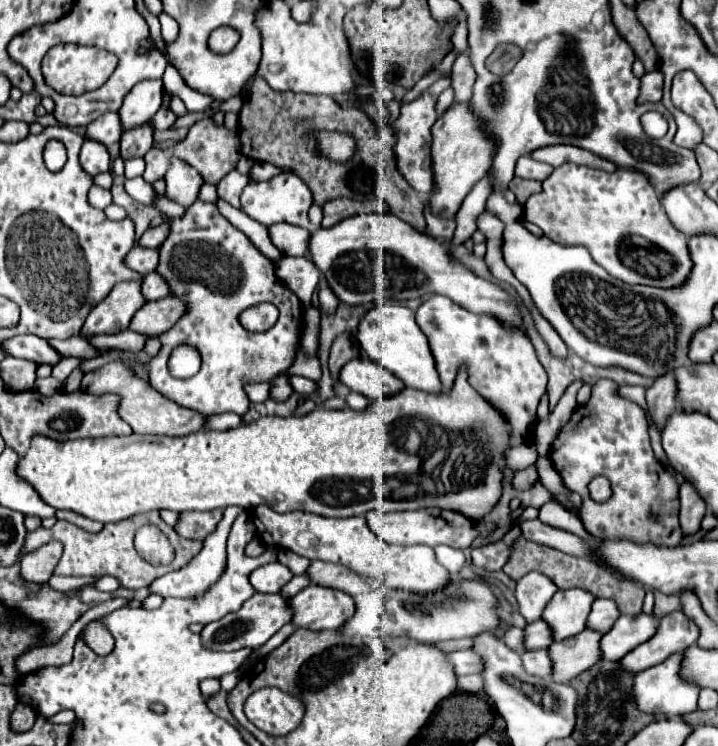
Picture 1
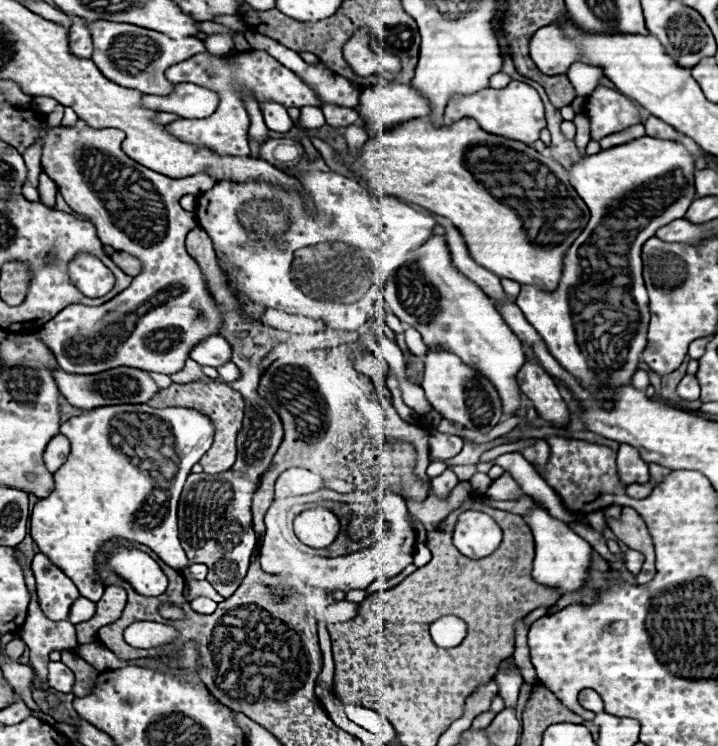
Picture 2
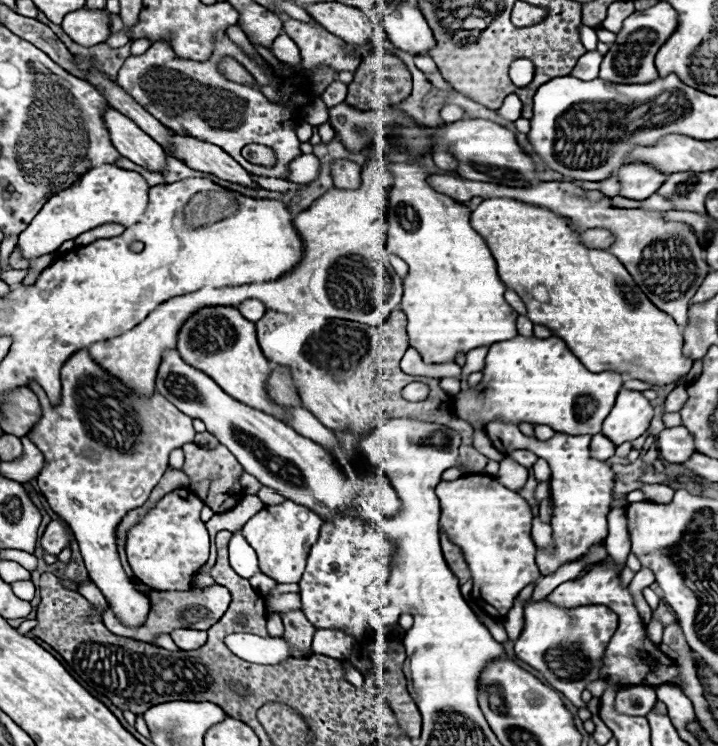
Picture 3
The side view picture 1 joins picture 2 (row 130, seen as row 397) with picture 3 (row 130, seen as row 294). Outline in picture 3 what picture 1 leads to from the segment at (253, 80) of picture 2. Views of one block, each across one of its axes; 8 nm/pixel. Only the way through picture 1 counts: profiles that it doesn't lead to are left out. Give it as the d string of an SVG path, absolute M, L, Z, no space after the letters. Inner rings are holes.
M286 20L284 34L288 34L298 44L300 62L296 66L290 66L286 62L280 62L280 66L272 66L266 60L262 66L246 56L240 46L236 46L224 32L220 32L214 42L214 52L206 62L176 58L170 44L166 40L160 40L158 44L152 44L142 56L128 56L118 72L116 82L166 128L172 128L174 132L180 132L184 136L198 136L198 140L218 144L250 174L282 178L288 172L288 162L302 154L300 140L296 138L296 128L302 124L302 108L310 106L310 100L314 96L308 86L308 74L318 68L332 68L336 74L344 70L356 72L362 62L362 58L354 54L360 50L356 44L342 42L318 24ZM222 56L236 58L260 86L274 84L278 100L272 102L256 88L248 88L244 84L222 78L222 74L216 70L216 64ZM246 144L264 144L272 148L272 152L276 154L276 164L266 168L246 162L240 156L240 150Z

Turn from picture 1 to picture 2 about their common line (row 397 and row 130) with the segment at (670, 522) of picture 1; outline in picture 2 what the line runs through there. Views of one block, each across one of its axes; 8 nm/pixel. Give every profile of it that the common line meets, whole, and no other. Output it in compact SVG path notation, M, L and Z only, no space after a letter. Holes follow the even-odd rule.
M598 86L586 98L584 114L590 116L590 136L594 140L640 124L640 114L636 106L626 96L606 86Z

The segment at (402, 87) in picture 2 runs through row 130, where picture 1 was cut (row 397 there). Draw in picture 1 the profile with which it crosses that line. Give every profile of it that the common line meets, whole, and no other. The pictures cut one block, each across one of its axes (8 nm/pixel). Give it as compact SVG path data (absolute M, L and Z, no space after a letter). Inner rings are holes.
M354 358L346 362L338 372L338 380L370 400L392 396L404 388L402 380L392 376L386 368L370 358Z

